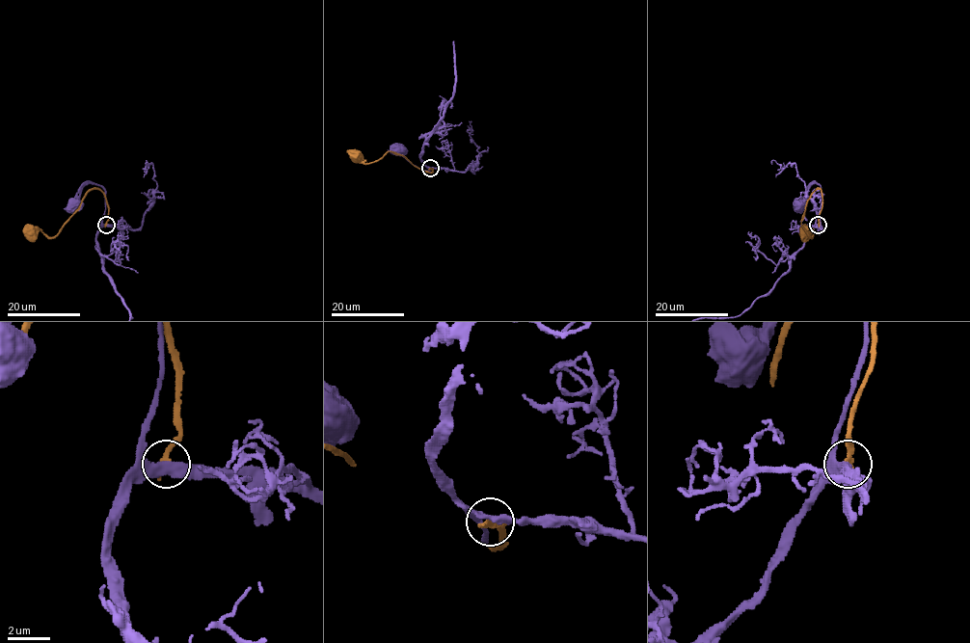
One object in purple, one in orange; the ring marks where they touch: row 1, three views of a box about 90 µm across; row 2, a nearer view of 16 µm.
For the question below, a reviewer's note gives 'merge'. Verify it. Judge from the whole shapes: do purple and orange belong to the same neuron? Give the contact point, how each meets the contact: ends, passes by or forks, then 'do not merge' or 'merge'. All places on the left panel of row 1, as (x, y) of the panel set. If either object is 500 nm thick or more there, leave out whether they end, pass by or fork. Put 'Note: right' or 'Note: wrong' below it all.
at (106, 225); purple passes by; orange ends there; do not merge
Note: wrong

